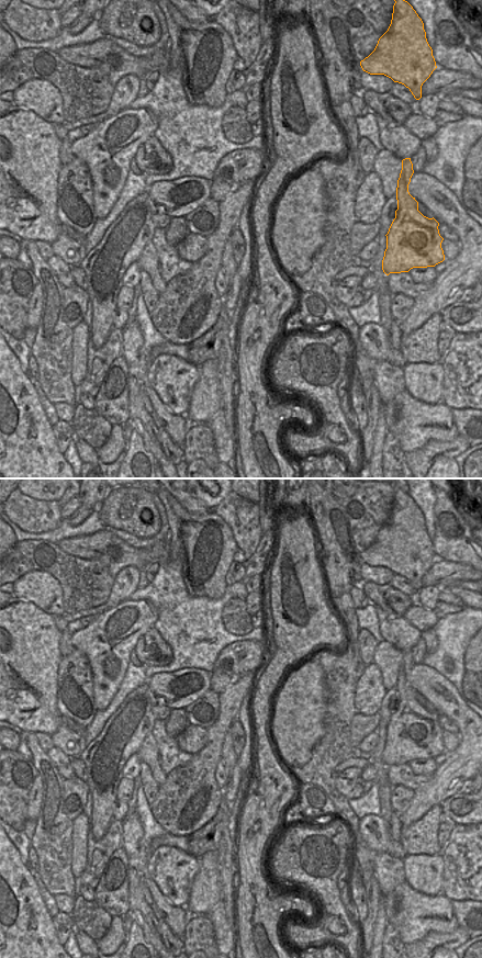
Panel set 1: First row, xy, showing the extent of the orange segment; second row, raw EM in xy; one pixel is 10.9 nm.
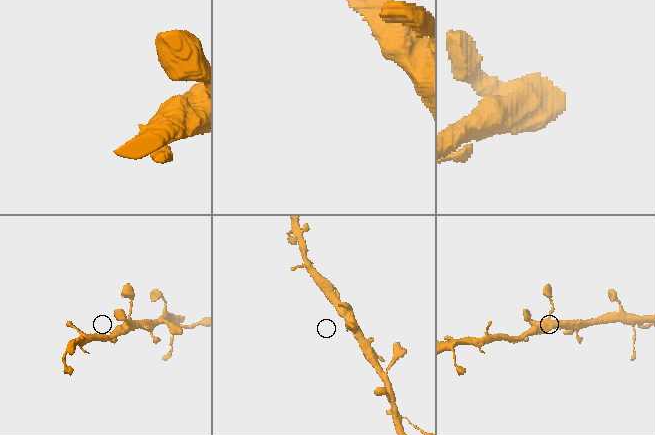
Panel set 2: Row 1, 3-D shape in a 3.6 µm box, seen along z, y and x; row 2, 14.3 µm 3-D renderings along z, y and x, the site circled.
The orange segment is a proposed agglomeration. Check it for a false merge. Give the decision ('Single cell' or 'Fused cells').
Single cell

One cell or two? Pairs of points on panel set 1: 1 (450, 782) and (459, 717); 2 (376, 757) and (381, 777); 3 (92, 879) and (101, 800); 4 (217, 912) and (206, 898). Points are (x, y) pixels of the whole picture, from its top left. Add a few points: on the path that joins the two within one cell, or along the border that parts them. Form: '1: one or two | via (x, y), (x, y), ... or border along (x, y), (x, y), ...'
1: one | via (459, 766), (467, 758), (467, 733)
2: one | via (377, 762), (381, 773)
3: two | border along (113, 820), (108, 831), (100, 838), (92, 837)
4: two | border along (219, 900), (210, 913)

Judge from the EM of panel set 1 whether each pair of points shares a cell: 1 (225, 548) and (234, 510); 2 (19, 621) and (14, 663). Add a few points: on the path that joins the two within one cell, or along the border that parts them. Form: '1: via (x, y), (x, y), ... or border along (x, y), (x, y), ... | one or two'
1: border along (214, 509), (230, 527), (233, 539), (238, 548) | two
2: via (19, 631), (19, 653) | one

